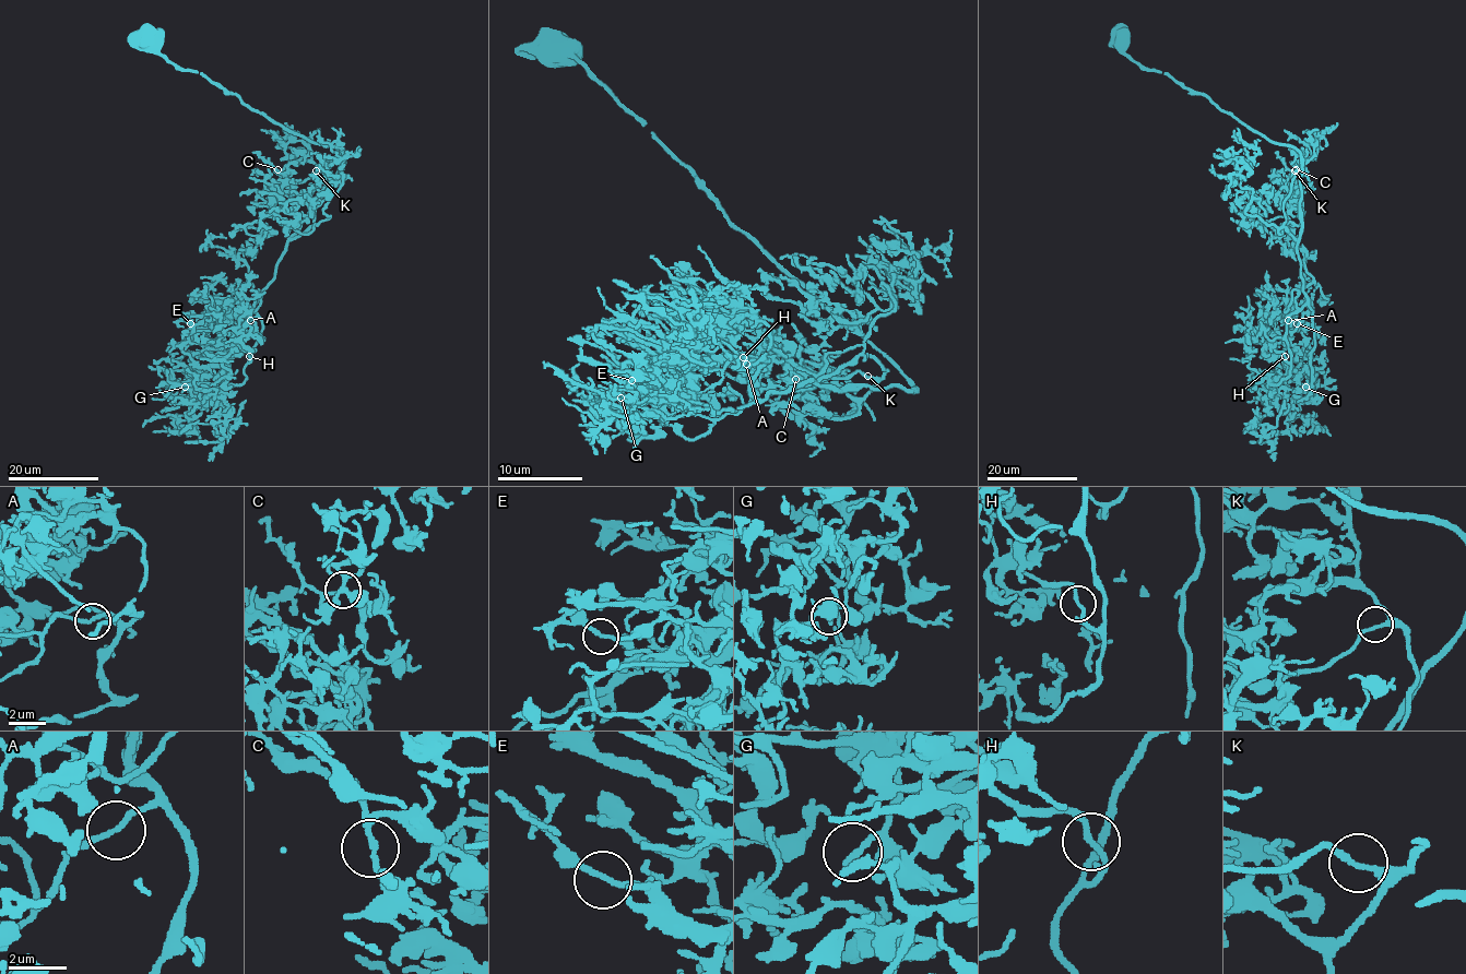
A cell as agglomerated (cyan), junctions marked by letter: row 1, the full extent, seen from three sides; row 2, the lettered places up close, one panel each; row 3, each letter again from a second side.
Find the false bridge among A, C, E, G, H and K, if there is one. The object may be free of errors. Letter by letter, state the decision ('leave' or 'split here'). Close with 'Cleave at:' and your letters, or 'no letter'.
A: leave
C: leave
E: leave
G: leave
H: leave
K: leave
Cleave at: no letter

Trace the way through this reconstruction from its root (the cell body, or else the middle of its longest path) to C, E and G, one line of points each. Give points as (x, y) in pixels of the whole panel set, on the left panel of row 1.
C: (150, 39), (176, 66), (340, 153), (294, 239), (314, 223), (326, 180), (311, 161), (278, 169)
E: (150, 39), (176, 66), (341, 156), (257, 315), (238, 332), (228, 320), (205, 331), (190, 323)
G: (150, 39), (176, 66), (202, 72), (341, 156), (274, 278), (246, 311), (229, 375), (204, 373), (185, 387)

